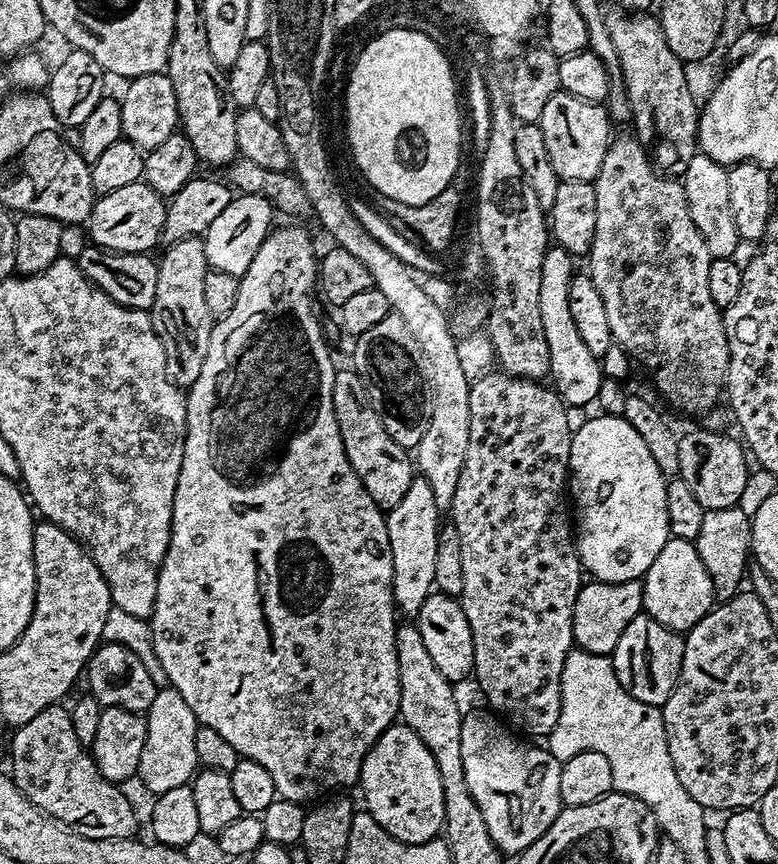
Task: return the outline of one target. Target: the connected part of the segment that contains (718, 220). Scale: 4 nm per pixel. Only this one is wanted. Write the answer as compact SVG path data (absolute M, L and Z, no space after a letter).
M698 154L690 158L690 166L686 166L682 183L690 218L694 218L694 226L698 226L698 234L702 234L702 242L706 242L706 250L712 259L733 259L737 255L736 247L741 247L742 241L738 234L738 226L734 222L734 210L730 210L728 168L714 162L714 158Z

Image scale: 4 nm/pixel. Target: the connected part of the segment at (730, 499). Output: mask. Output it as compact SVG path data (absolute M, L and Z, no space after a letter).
M701 426L693 432L683 433L678 442L679 478L686 482L691 493L709 512L737 507L748 488L749 457L745 445L735 435L727 436L726 433L724 430Z

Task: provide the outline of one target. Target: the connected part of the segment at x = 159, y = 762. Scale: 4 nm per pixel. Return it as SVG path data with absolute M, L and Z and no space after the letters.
M168 687L157 691L154 702L146 713L146 719L146 746L142 746L138 780L141 780L152 794L174 790L174 786L188 784L198 768L194 750L194 734L198 721L194 710L186 706L186 698L182 698L182 694L178 694L176 688Z

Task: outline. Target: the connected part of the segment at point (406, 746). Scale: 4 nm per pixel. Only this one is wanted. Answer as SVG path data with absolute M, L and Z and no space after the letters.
M397 722L376 739L360 771L359 787L364 787L364 800L369 816L401 844L424 844L435 840L445 827L442 778L434 754L426 750L422 738L403 722Z

